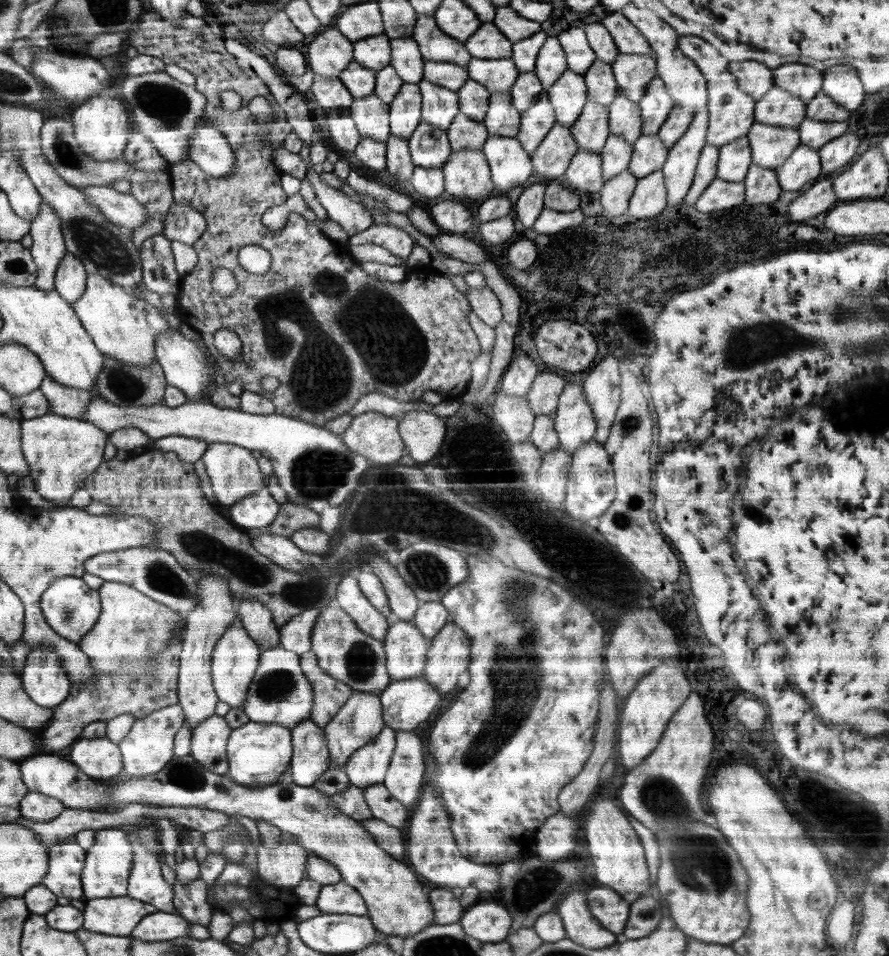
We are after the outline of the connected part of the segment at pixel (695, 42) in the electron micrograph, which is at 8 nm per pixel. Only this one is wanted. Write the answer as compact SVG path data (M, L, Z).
M680 36L678 48L700 69L707 81L712 81L726 70L728 60L718 54L718 50L702 38L696 36Z

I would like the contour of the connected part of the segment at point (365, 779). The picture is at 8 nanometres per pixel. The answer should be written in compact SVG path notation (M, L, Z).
M385 726L368 745L354 752L342 766L350 784L365 789L383 782L395 749L396 733L396 729Z

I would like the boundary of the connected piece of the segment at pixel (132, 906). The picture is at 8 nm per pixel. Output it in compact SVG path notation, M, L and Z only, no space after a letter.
M96 898L85 901L84 925L86 930L105 935L128 937L156 906L134 898Z

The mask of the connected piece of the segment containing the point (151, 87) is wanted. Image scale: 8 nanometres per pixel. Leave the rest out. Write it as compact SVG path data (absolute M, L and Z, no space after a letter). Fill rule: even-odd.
M158 71L138 76L128 75L122 82L119 93L133 110L136 130L150 139L168 167L189 159L190 139L201 119L205 120L203 114L207 103L206 97L195 89L195 85L180 82L166 72Z

